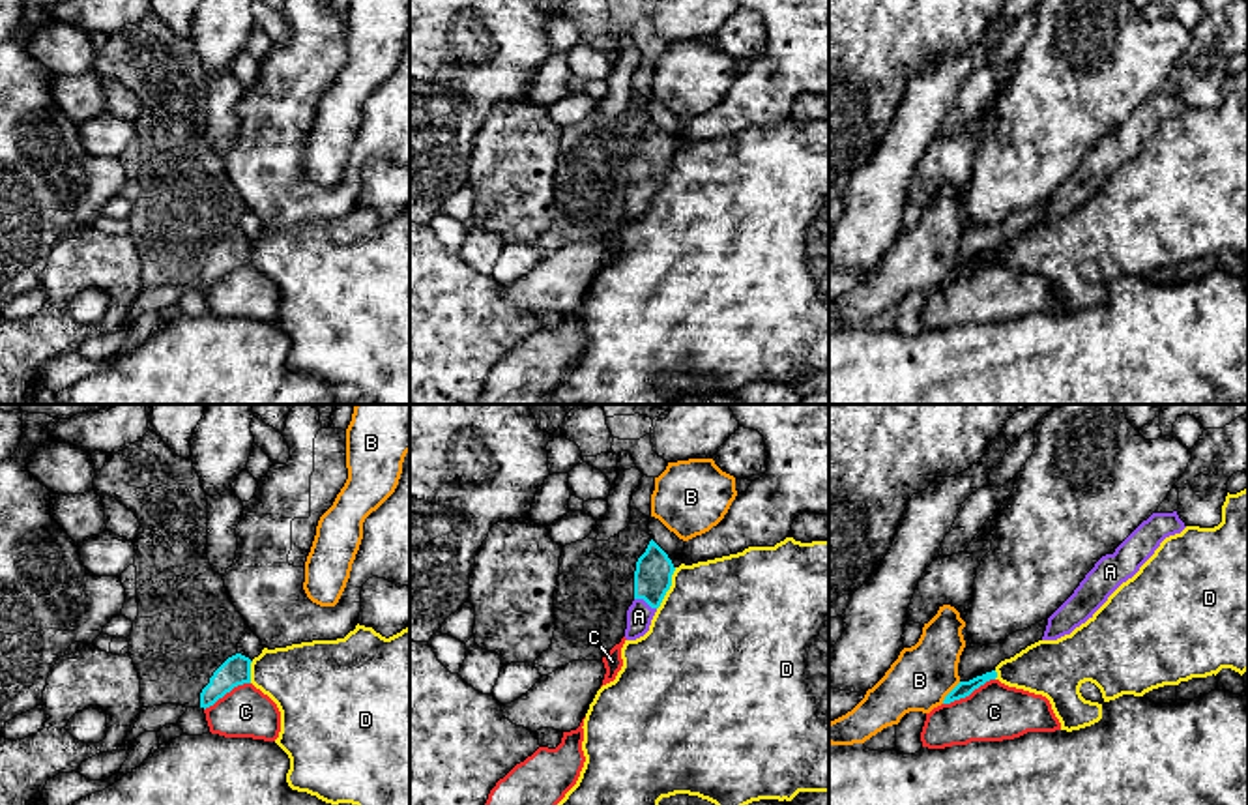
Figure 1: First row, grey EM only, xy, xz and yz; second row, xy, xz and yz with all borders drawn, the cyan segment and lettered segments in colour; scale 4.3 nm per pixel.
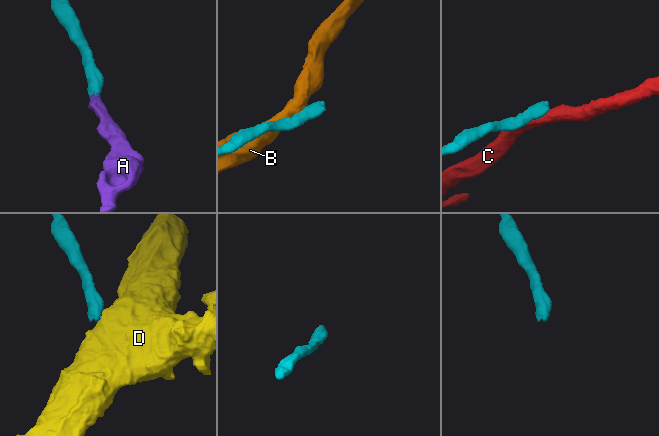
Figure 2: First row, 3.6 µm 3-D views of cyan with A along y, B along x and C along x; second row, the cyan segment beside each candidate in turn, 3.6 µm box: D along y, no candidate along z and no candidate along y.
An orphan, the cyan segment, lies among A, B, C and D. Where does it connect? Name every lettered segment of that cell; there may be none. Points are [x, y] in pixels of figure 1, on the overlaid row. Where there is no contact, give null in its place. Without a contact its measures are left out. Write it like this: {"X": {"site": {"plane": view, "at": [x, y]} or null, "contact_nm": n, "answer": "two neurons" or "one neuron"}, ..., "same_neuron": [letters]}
{"A": {"site": {"plane": "xz", "at": [646, 601]}, "contact_nm": 110, "answer": "one neuron"}, "B": {"site": {"plane": "yz", "at": [949, 693]}, "contact_nm": 130, "answer": "two neurons"}, "C": {"site": {"plane": "yz", "at": [968, 695]}, "contact_nm": 260, "answer": "two neurons"}, "D": {"site": {"plane": "xz", "at": [668, 588]}, "contact_nm": 200, "answer": "two neurons"}, "same_neuron": ["A"]}

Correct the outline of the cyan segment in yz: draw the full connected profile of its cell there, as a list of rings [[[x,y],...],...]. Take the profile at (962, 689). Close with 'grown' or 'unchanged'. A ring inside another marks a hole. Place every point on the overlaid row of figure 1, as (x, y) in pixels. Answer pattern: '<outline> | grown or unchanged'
[[[992,670],[992,672],[986,672],[982,676],[977,676],[969,681],[960,681],[943,700],[943,704],[951,704],[954,700],[960,700],[960,698],[965,698],[969,696],[975,689],[979,689],[980,685],[984,685],[986,681],[990,680],[995,680],[997,678],[997,672]]] | unchanged

